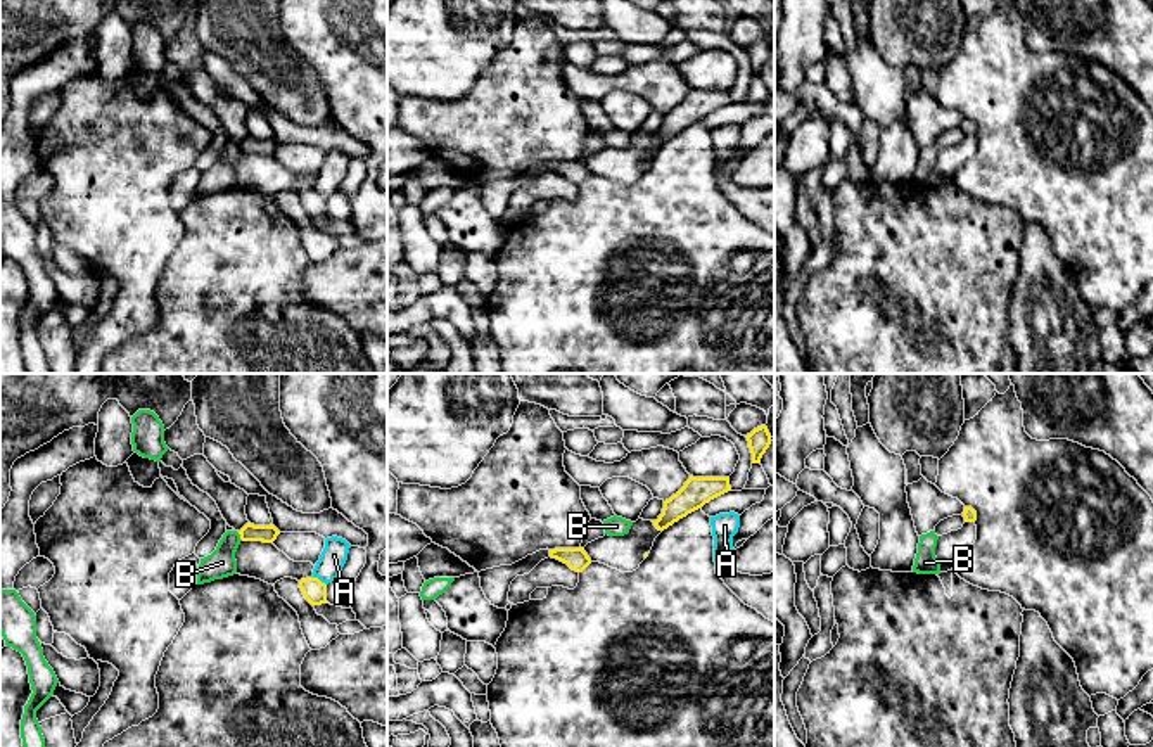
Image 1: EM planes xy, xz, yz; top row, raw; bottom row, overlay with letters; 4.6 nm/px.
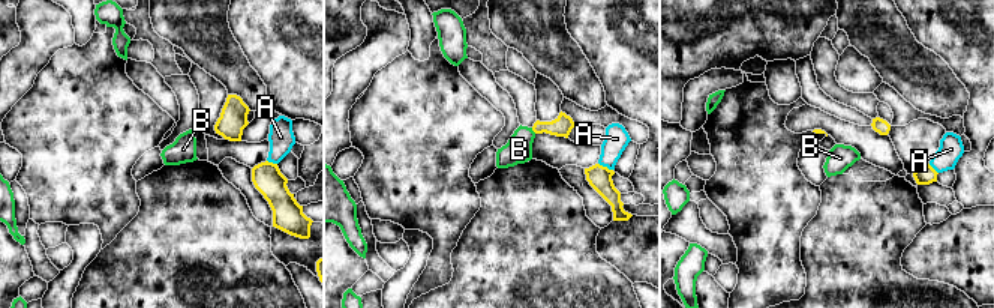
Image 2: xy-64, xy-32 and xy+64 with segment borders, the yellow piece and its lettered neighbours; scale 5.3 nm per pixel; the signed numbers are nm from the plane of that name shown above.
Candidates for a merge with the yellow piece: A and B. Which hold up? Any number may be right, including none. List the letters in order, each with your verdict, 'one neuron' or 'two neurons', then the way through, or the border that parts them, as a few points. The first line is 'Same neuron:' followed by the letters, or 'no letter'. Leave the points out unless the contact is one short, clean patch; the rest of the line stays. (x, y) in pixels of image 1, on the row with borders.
Same neuron: no letter
A: two neurons
B: two neurons; border along xy (237, 533), (242, 540)

